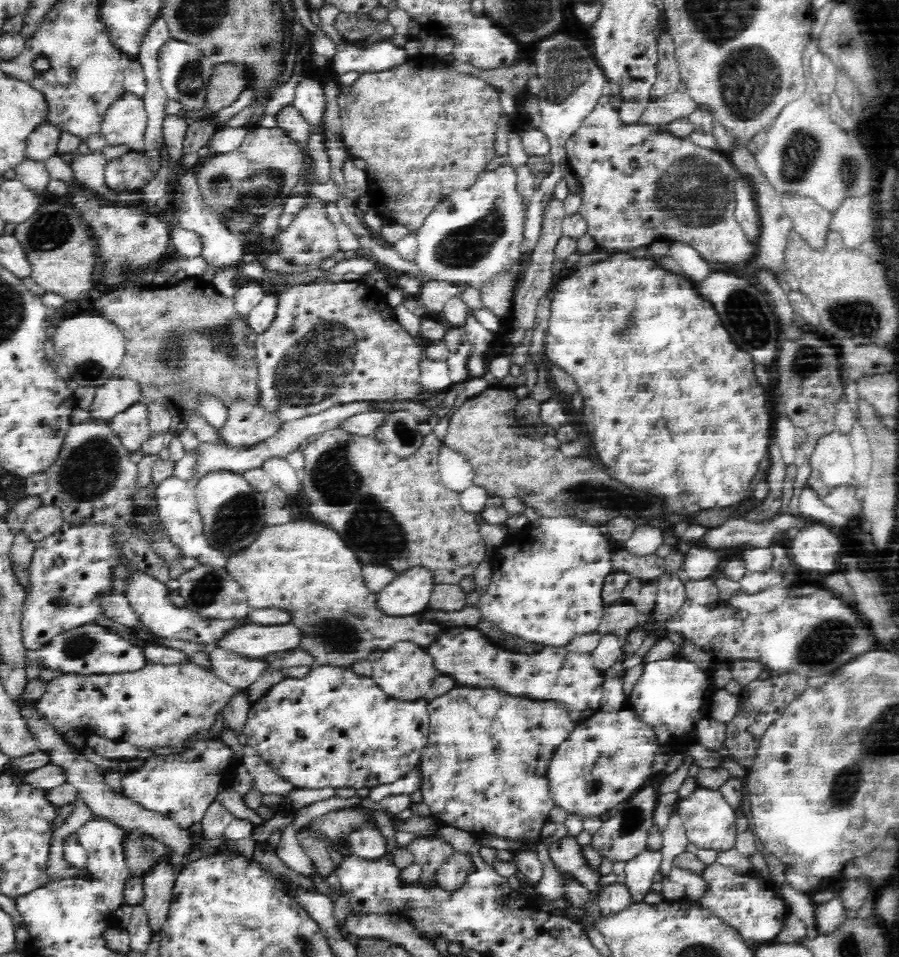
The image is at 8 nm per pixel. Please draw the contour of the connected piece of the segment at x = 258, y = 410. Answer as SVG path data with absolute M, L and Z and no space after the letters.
M234 401L224 424L215 431L221 444L230 448L250 448L272 436L282 422L256 403Z

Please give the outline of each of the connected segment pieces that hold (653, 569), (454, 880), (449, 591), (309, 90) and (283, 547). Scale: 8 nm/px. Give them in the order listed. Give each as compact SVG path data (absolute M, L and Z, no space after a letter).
M624 548L612 552L613 572L624 572L630 577L653 583L665 570L665 560L654 553L632 556Z
M453 850L452 854L436 868L433 878L438 886L445 890L456 890L462 888L461 884L469 875L468 872L474 869L472 856L462 850Z
M438 583L432 590L432 596L427 608L429 610L438 610L442 612L458 612L467 605L471 607L477 603L480 594L476 591L466 594L462 591L460 584Z
M304 73L304 78L296 84L294 100L291 103L311 126L317 126L317 131L324 133L324 110L326 110L326 95L321 82L310 73Z
M289 521L285 524L264 528L264 530L260 531L258 538L256 538L248 548L244 548L243 552L240 552L240 555L228 558L226 571L242 587L242 590L247 596L248 604L252 609L277 608L289 614L289 623L295 626L297 630L300 630L299 635L302 638L299 640L300 648L312 656L316 666L328 664L340 668L351 668L356 662L365 660L371 652L376 650L388 650L390 646L400 641L412 641L414 644L420 644L421 647L426 648L428 644L433 643L441 633L446 630L446 628L442 627L438 622L430 620L430 617L426 617L426 615L422 615L422 613L412 616L392 616L384 613L384 611L378 607L378 593L370 591L364 584L361 561L358 560L358 556L344 544L344 540L342 540L334 530L330 530L330 527L325 527L320 522Z

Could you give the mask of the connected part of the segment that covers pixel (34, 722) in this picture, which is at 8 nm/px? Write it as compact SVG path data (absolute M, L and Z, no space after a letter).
M28 704L28 706L22 706L22 708L20 708L22 717L28 721L28 729L34 733L36 741L39 742L40 751L51 755L51 764L60 766L64 770L67 783L72 784L72 786L76 788L78 798L82 798L86 802L88 810L90 810L93 815L104 816L112 820L128 835L148 837L159 842L162 846L171 850L176 860L181 860L193 845L188 837L188 831L180 831L180 829L176 827L176 824L164 818L161 814L144 810L139 804L122 796L122 794L116 794L104 780L104 772L106 770L94 765L82 754L76 753L72 747L68 747L63 741L63 737L57 734L49 724L45 724L45 722L35 714L35 710L33 710L34 705L35 704Z

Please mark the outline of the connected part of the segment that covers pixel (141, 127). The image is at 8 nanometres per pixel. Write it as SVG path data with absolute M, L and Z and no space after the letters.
M125 92L120 100L112 103L104 115L99 133L106 139L108 146L124 146L130 152L138 152L144 148L144 136L147 128L147 112L143 99L136 95Z

